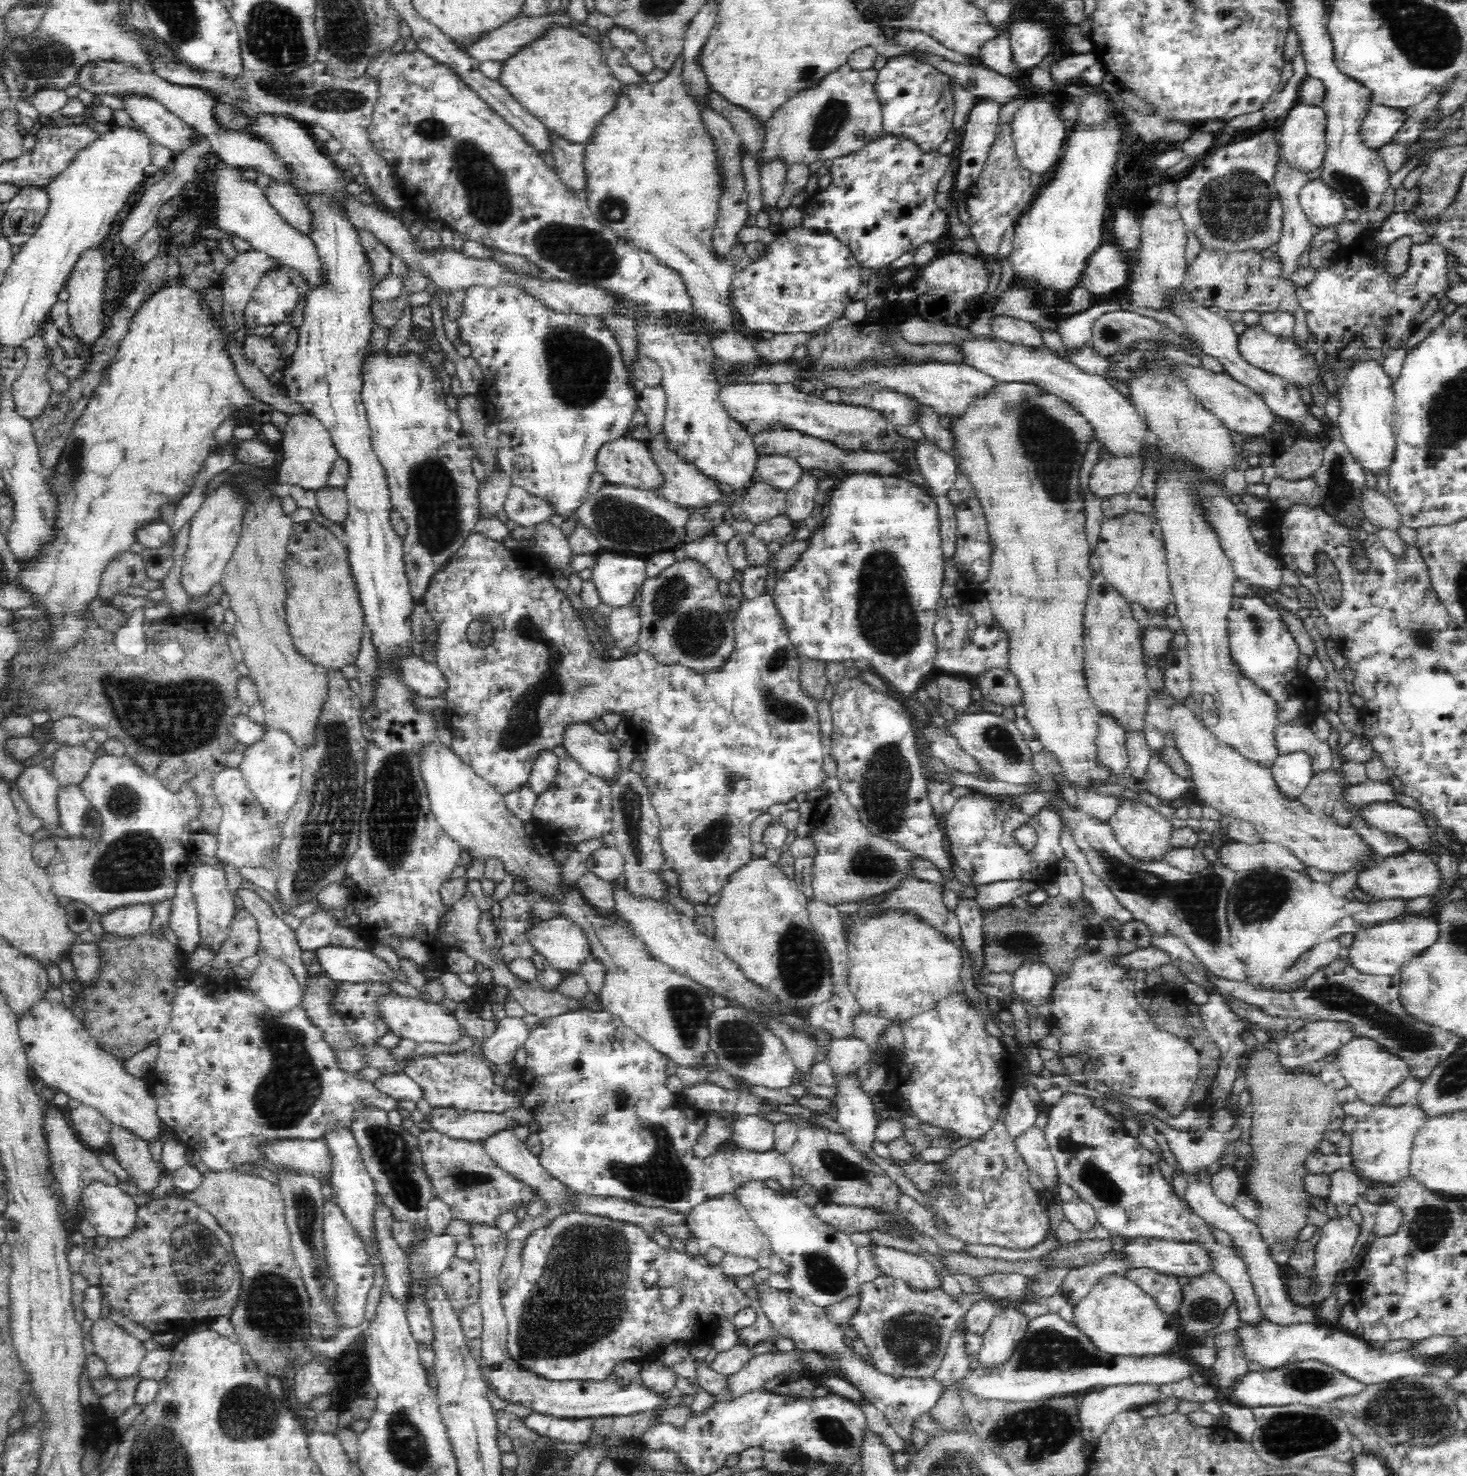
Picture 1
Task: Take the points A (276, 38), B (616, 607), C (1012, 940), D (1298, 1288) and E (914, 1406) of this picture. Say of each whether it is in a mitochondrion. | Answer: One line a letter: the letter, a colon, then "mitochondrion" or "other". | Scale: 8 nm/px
A: mitochondrion
B: other
C: mitochondrion
D: mitochondrion
E: other

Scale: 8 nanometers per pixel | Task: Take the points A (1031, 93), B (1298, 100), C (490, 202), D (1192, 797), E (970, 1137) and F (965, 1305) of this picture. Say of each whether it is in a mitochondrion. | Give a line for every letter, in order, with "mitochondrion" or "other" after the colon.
A: other
B: other
C: mitochondrion
D: other
E: other
F: other

